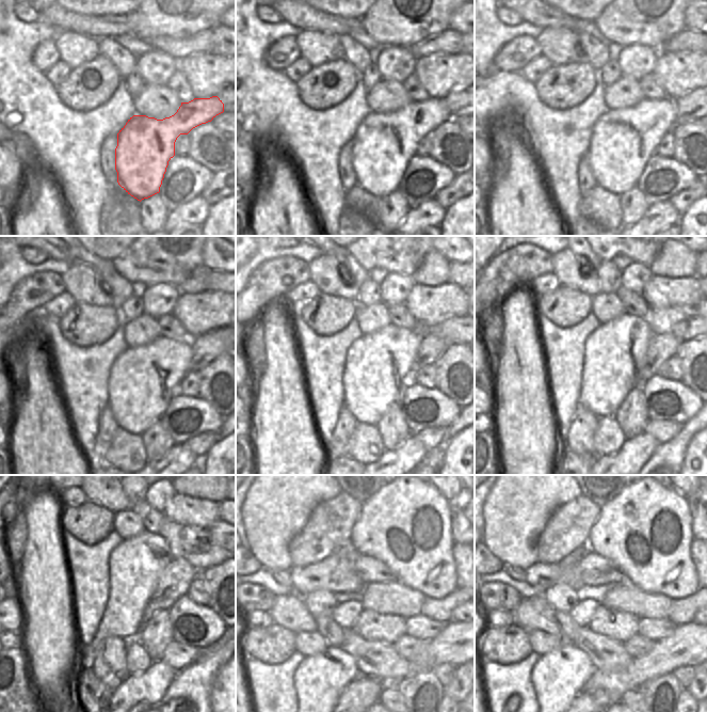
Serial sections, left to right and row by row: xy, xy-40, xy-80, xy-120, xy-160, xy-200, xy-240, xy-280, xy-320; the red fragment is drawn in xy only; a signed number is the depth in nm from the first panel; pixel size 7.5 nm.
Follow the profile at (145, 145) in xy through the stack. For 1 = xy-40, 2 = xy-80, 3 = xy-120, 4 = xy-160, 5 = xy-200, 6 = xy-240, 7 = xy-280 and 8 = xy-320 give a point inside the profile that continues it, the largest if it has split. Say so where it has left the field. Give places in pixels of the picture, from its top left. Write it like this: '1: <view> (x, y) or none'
1: xy-40 (383, 144)
2: xy-80 (623, 140)
3: xy-120 (142, 381)
4: xy-160 (375, 380)
5: xy-200 (643, 346)
6: xy-240 (166, 596)
7: xy-280 (394, 598)
8: xy-320 (626, 598)

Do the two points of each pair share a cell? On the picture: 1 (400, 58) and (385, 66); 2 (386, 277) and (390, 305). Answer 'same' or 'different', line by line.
1: same
2: different

